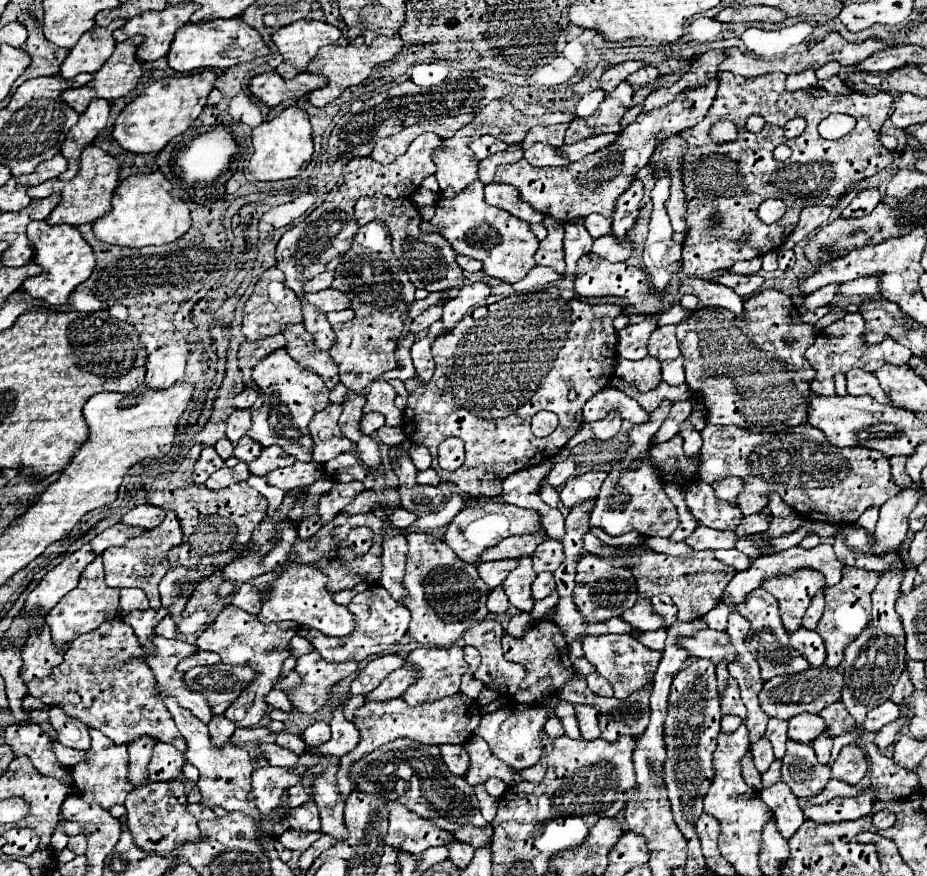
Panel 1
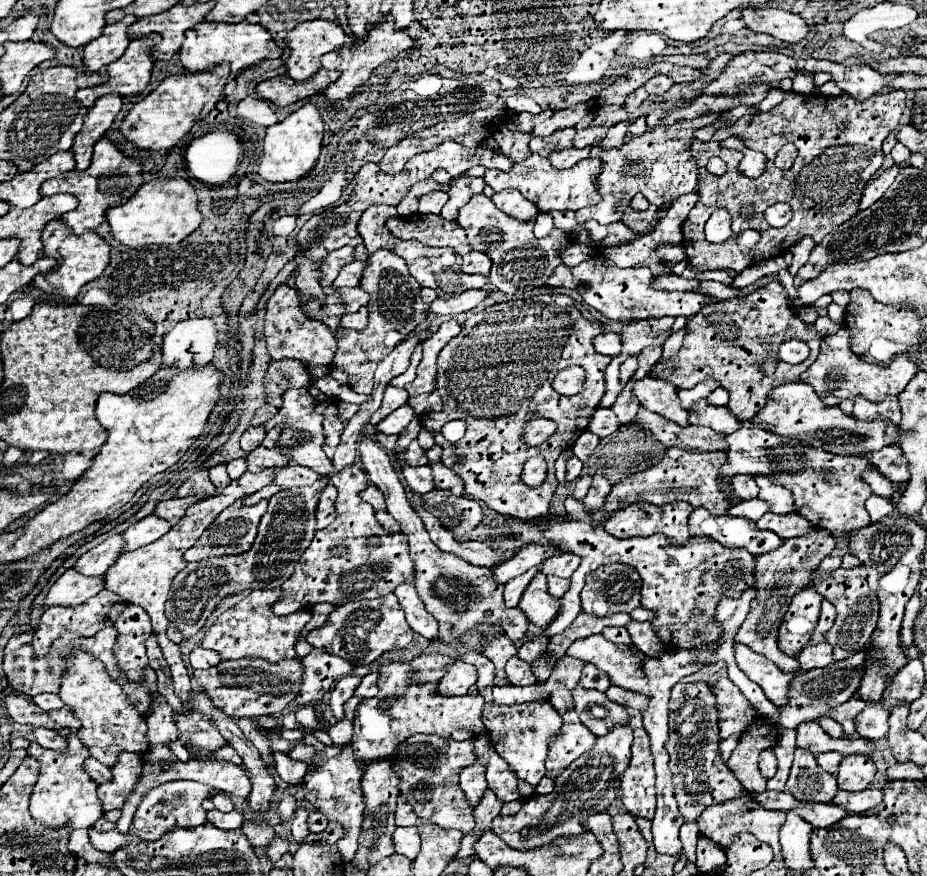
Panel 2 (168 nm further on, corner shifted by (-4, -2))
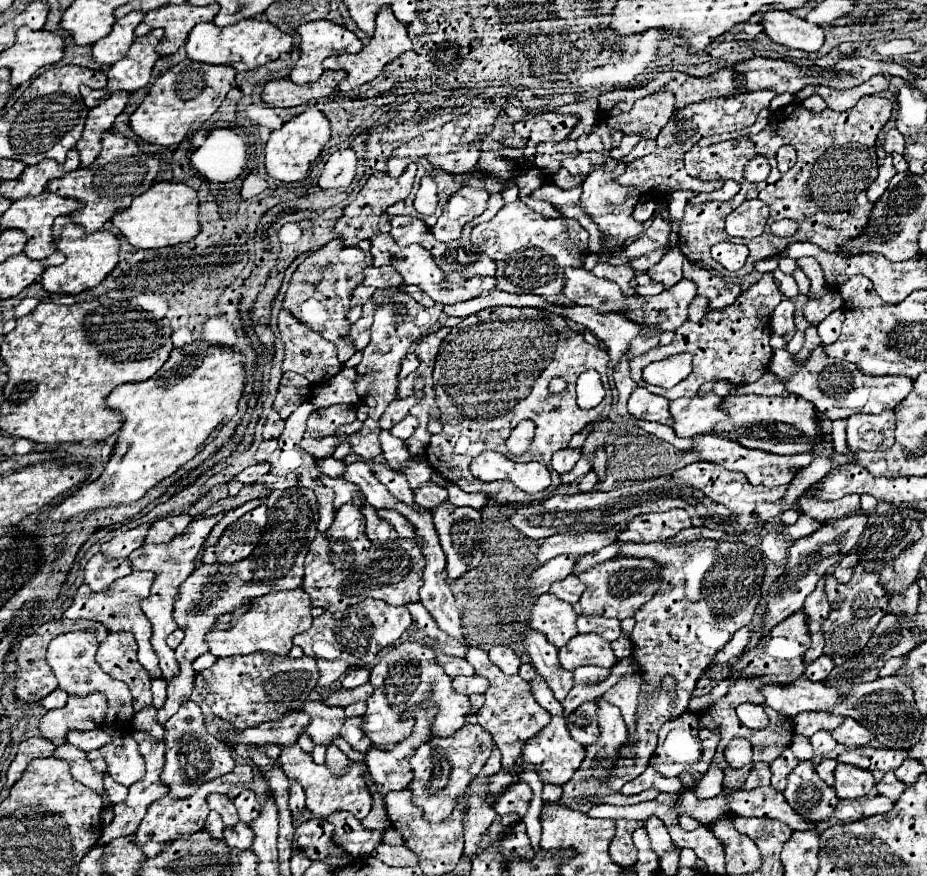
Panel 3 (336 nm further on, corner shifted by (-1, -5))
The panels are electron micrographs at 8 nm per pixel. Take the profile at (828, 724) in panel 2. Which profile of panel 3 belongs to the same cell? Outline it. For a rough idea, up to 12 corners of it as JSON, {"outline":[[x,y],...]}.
{"outline":[[818,731],[810,737],[818,757],[836,747],[830,731]]}

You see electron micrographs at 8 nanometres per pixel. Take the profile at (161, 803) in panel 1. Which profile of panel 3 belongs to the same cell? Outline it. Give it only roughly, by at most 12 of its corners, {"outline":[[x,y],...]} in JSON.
{"outline":[[220,779],[202,783],[190,799],[160,797],[138,825],[146,857],[164,843],[202,831],[206,797],[224,791]]}

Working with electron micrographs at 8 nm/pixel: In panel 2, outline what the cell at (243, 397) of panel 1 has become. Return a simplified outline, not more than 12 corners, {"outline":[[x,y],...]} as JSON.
{"outline":[[263,404],[253,418],[253,426],[263,426],[277,414],[277,408]]}

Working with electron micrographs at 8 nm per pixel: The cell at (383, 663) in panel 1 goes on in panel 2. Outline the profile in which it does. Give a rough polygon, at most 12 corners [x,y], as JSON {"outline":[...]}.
{"outline":[[377,672],[367,674],[355,688],[359,698],[377,696]]}

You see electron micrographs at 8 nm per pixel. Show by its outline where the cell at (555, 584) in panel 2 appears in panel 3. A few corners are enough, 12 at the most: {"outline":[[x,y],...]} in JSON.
{"outline":[[578,577],[556,581],[550,593],[572,605],[578,603],[584,585]]}

